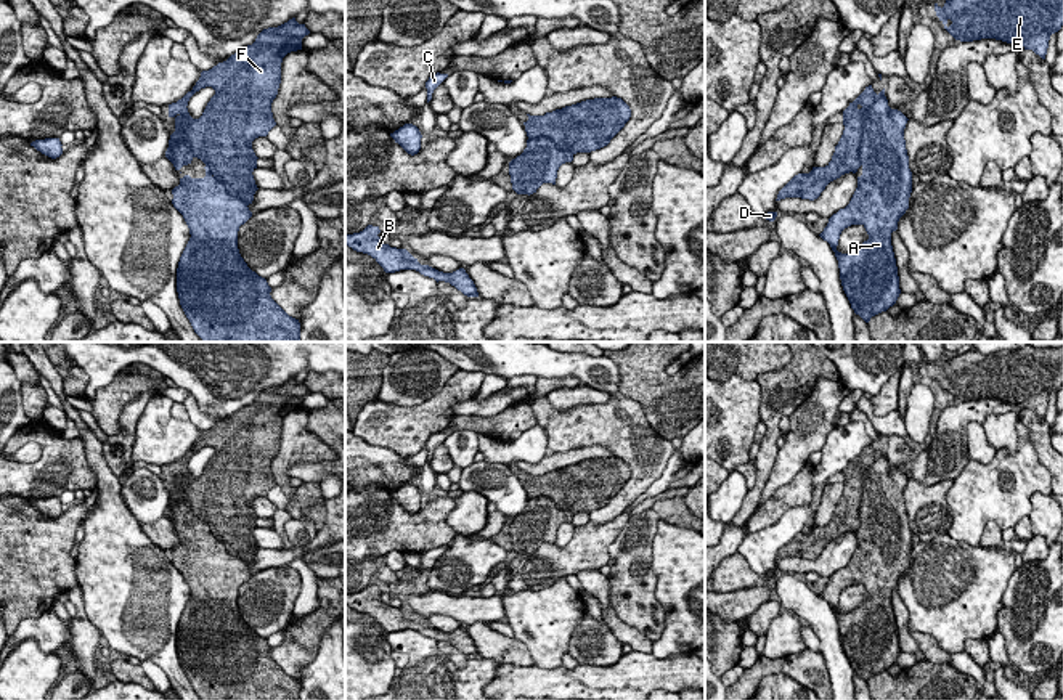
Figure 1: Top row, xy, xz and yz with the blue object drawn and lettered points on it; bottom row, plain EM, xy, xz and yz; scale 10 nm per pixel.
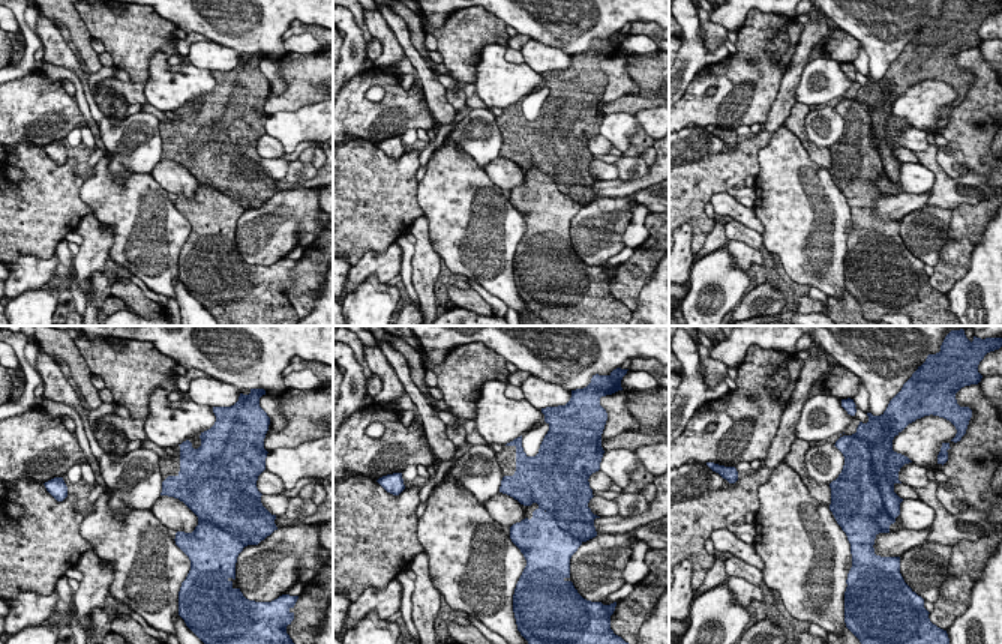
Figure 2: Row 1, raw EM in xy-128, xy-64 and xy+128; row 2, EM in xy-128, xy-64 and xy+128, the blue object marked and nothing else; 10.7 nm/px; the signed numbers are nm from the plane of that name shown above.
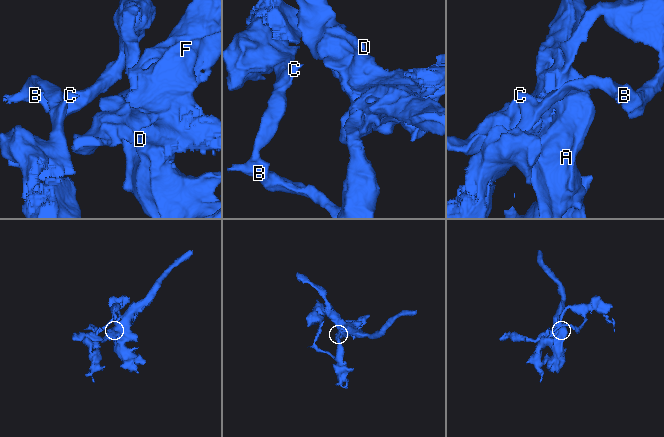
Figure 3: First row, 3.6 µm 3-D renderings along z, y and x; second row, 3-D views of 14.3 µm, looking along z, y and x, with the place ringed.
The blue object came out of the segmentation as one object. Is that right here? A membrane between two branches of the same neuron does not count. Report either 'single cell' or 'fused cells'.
fused cells

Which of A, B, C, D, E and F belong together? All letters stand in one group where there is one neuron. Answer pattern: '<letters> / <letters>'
A B C E / D F

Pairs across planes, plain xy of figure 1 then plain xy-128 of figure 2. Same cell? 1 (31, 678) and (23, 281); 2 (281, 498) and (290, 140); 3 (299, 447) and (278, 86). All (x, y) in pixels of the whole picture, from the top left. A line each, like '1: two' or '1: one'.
1: two
2: one
3: one

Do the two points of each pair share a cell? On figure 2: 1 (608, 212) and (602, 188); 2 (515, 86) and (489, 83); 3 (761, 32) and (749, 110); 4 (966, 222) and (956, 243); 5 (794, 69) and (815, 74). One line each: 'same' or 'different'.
1: different
2: same
3: same
4: same
5: different

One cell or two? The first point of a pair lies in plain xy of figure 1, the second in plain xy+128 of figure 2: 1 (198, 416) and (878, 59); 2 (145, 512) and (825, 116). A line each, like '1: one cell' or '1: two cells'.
1: two cells
2: one cell

